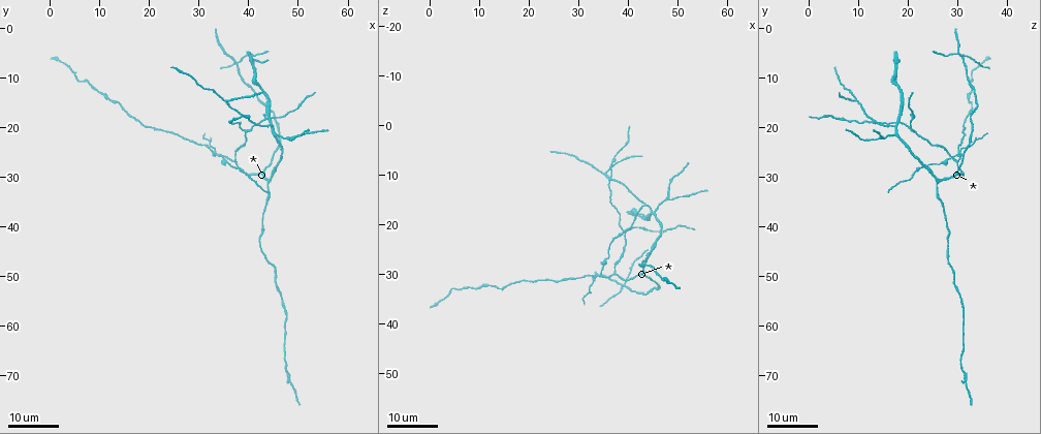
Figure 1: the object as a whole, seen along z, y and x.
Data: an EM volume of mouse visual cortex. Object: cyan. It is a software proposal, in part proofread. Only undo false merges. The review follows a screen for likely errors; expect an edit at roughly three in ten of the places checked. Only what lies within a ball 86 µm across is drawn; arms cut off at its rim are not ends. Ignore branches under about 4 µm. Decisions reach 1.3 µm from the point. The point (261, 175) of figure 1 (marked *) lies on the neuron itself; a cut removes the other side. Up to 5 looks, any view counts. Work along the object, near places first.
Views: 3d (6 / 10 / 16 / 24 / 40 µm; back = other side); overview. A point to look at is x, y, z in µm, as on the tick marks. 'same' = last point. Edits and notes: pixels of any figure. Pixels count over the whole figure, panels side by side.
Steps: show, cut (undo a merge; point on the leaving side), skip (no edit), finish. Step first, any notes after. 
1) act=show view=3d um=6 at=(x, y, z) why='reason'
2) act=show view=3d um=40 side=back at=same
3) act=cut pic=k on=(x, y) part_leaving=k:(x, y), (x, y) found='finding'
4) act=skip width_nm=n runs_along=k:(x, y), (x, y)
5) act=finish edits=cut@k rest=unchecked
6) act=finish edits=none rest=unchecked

act=show view=3d um=24 at=(35.5, 14.5, 10.0) why='arms part here'

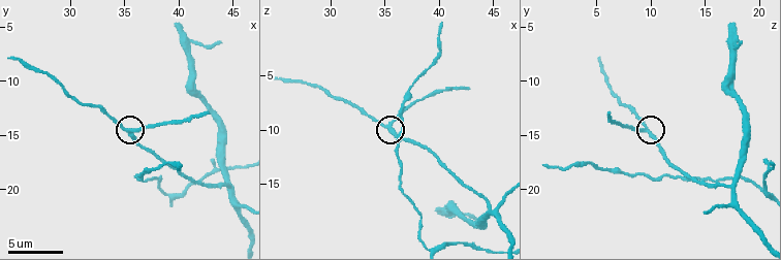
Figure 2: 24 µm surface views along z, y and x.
act=show view=3d um=6 at=(35.2, 14.4, 9.6)

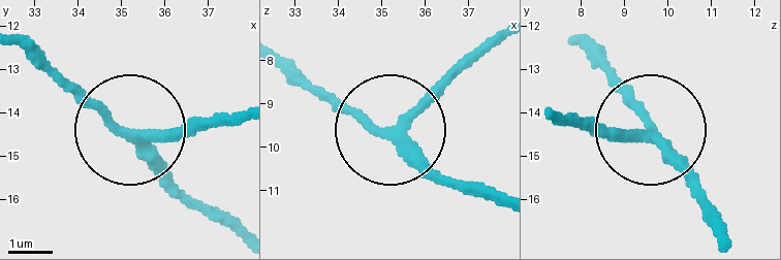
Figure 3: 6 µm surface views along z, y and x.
act=skip side_arm_um=9 runs_along=3:(241, 237), (185, 193), (137, 130), (215, 120) found='one neuron here'

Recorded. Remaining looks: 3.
act=show view=3d um=24 at=(8.0, 11.5, 32.5) why='narrows sharply'

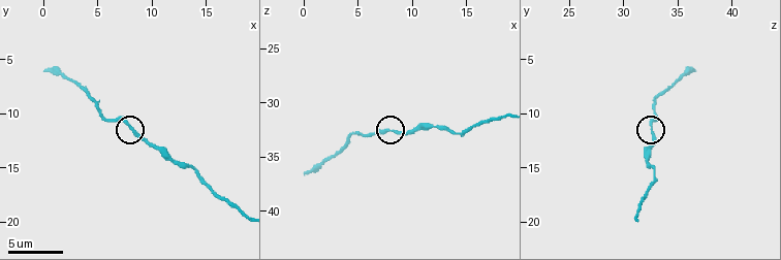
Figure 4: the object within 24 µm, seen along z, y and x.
act=show view=3d um=6 at=(8.2, 11.6, 32.8) why='closer look'

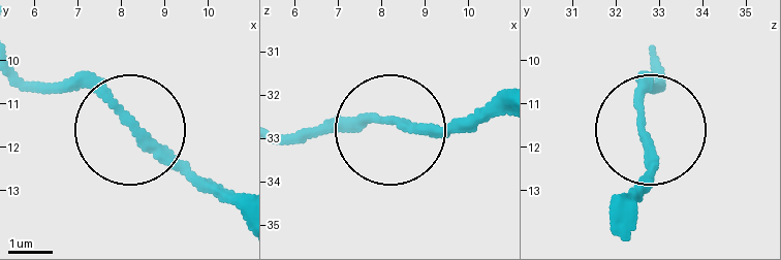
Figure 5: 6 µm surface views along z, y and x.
act=skip runs_along=5:(495, 107), (462, 123), (284, 134) found='continuous, no second neuron'

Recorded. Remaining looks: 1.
act=show view=3d um=10 at=(45.2, 21.4, 17.6) why='branch point'

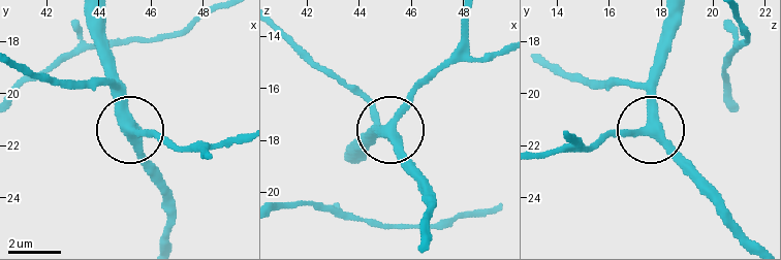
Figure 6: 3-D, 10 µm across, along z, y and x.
act=skip width_nm=360 runs_along=6:(749, 238), (649, 134), (616, 132), (585, 145) found='one neuron here'

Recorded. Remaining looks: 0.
act=finish edits=none rest=unchecked

